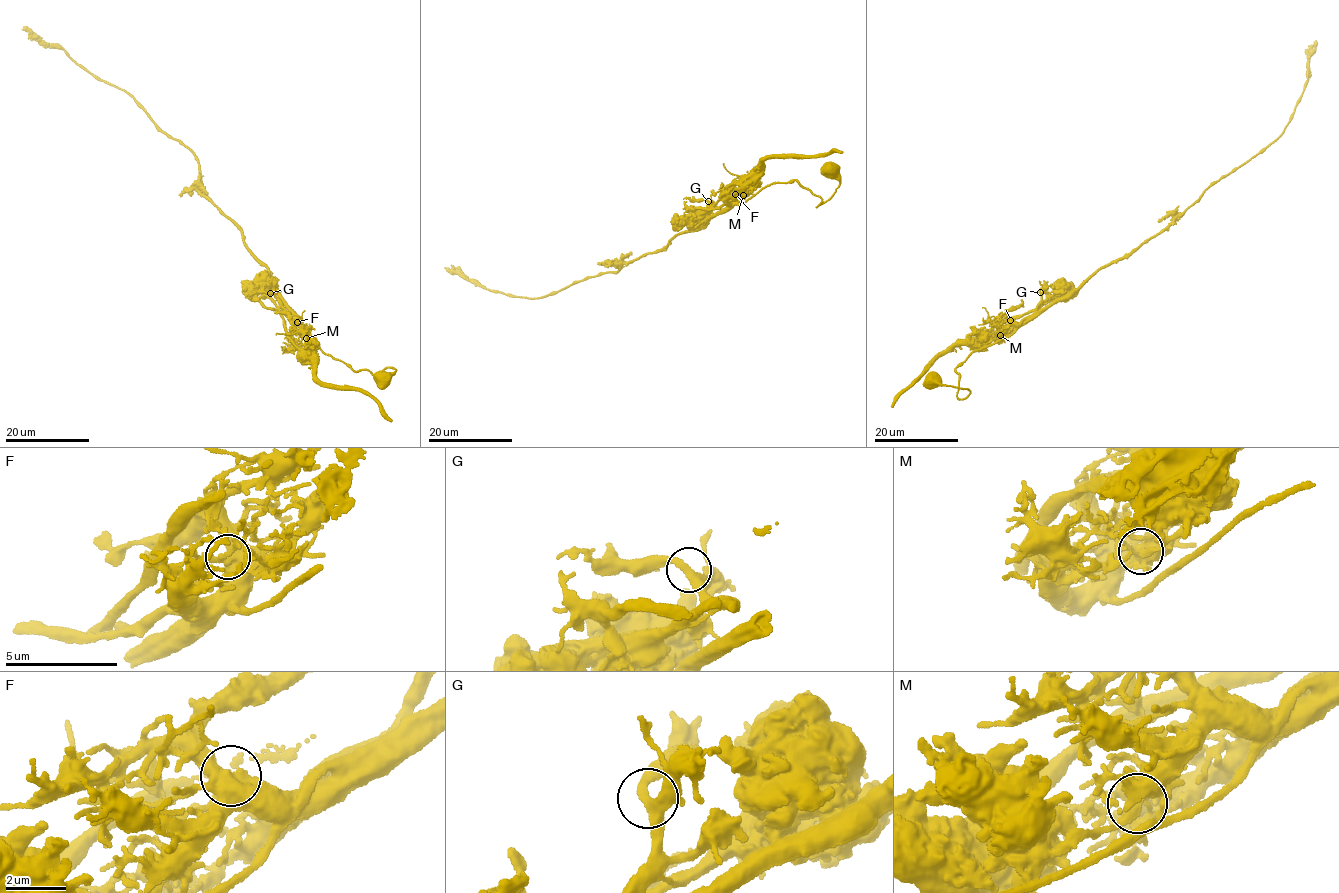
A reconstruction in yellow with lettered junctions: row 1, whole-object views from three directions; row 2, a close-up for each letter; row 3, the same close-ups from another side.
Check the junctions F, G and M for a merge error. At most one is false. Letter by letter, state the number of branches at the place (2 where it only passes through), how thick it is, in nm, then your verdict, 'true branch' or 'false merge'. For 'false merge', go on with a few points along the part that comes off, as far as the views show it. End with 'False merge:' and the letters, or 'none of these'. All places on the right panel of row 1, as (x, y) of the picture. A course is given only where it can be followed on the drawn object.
F: branches 3; calibre 550 nm; true branch
G: branches 3; calibre 320 nm; true branch
M: branches 3; calibre 190 nm; false merge; course (1000, 336), (1011, 325), (1035, 317), (1062, 300), (1166, 228), (1208, 186), (1274, 140), (1299, 101), (1314, 41)
False merge: M

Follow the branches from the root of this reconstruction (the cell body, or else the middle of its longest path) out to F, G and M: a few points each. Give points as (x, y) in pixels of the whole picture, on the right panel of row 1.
F: (932, 380), (967, 389), (970, 393), (964, 399), (957, 396), (956, 368), (973, 351), (1004, 338), (1010, 320)
G: (932, 380), (967, 389), (964, 399), (957, 396), (956, 368), (973, 351), (1009, 337), (1033, 313), (1040, 292)
M: (932, 380), (967, 389), (970, 393), (964, 399), (957, 396), (956, 368), (973, 351), (1005, 336), (1000, 336)

